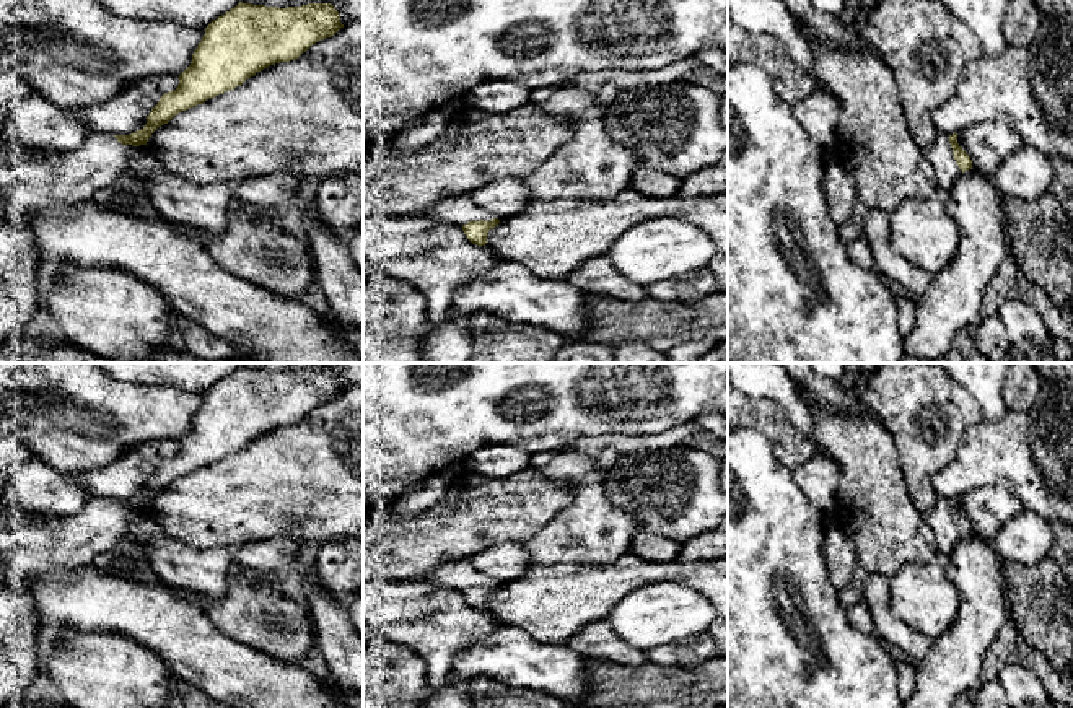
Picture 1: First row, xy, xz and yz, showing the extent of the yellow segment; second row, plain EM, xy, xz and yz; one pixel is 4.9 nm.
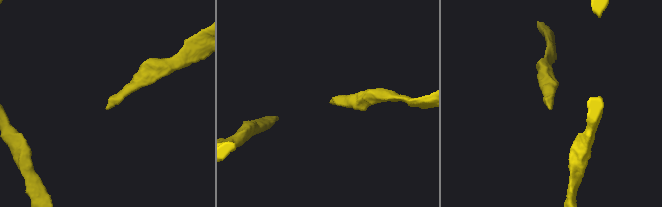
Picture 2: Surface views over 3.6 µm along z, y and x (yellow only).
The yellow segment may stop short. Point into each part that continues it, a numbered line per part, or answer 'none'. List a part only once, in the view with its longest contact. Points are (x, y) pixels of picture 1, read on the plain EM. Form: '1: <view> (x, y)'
1: yz (940, 518)

